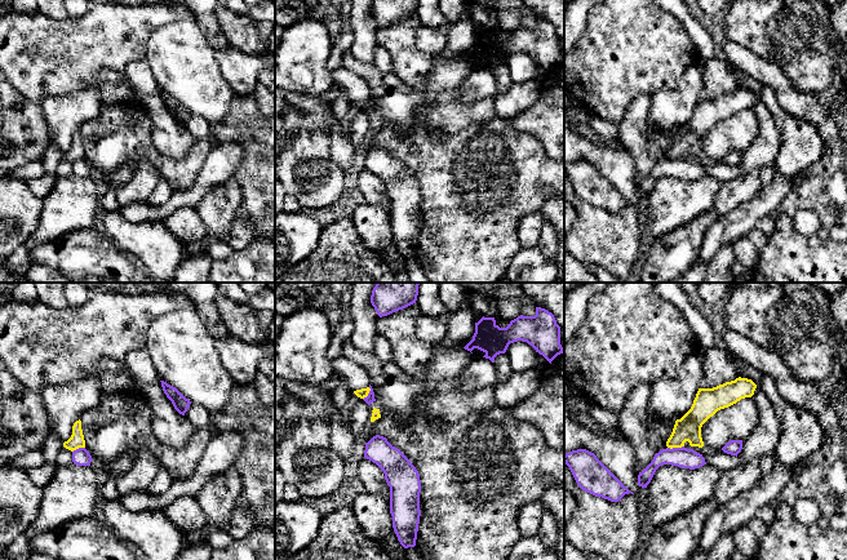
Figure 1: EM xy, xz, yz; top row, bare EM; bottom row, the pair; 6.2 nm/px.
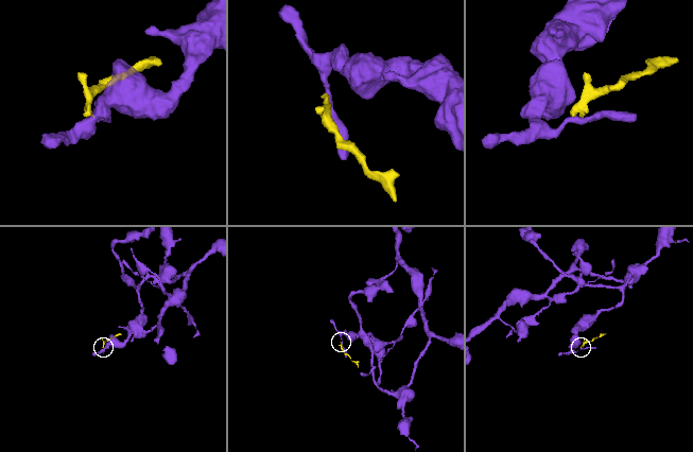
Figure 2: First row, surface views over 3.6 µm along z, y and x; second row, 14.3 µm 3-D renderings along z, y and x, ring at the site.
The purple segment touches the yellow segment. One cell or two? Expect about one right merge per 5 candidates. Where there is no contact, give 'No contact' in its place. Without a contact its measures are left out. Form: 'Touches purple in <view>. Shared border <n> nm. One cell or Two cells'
Touches purple in yz. Shared border 110 nm. Two cells

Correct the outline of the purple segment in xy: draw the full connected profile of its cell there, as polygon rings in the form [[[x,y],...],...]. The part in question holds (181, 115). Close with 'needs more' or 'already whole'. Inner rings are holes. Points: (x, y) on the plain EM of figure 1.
[[[160,92],[160,93],[161,93],[164,105],[172,112],[174,120],[179,125],[185,126],[185,124],[190,119],[191,112],[189,110],[186,110],[176,98],[168,95],[164,92]]] | already whole

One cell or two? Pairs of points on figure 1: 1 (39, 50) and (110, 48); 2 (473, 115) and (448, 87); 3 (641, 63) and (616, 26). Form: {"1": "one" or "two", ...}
{"1": "one", "2": "one", "3": "one"}

